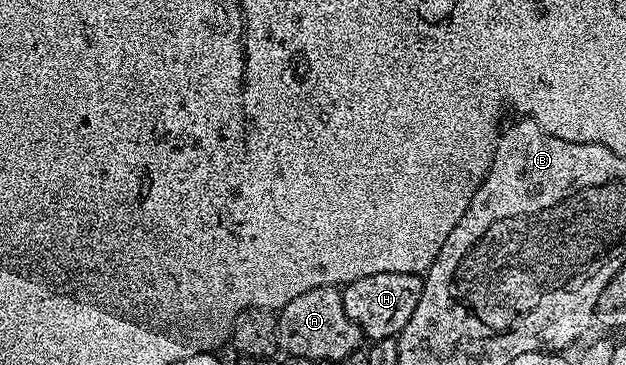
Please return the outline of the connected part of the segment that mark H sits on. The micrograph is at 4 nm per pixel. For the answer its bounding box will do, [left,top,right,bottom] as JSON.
[341,274,422,341]

